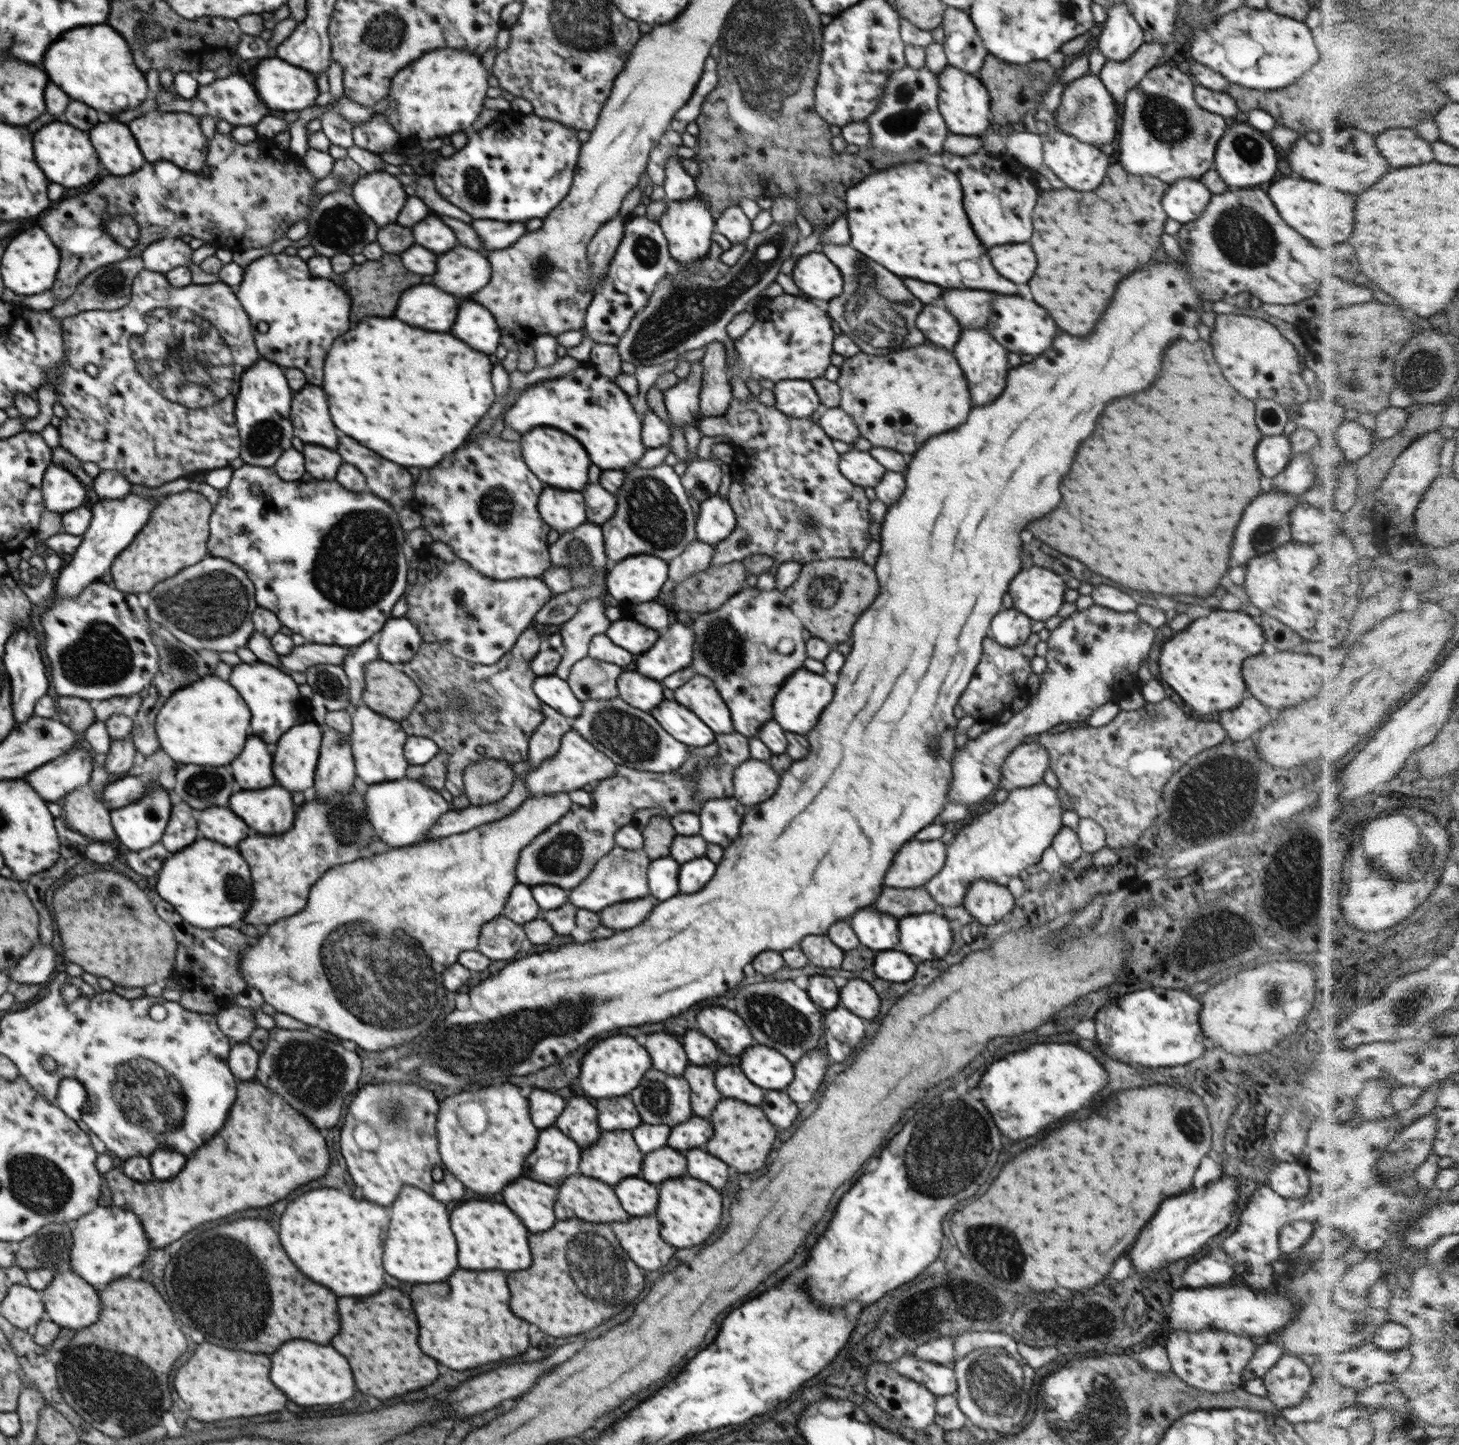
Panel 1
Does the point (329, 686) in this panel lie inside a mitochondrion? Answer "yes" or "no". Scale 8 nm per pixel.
yes

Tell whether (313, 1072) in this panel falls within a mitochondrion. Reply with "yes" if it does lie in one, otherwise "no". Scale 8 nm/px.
yes

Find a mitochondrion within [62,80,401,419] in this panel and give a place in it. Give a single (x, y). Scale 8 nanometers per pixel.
(187, 353)

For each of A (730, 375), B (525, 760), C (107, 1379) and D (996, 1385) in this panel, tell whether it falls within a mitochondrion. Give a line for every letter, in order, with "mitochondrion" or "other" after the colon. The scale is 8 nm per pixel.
A: other
B: other
C: mitochondrion
D: mitochondrion

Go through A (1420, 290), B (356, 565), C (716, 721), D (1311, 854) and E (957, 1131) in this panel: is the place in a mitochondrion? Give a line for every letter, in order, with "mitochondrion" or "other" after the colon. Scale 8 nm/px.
A: other
B: mitochondrion
C: other
D: mitochondrion
E: mitochondrion

